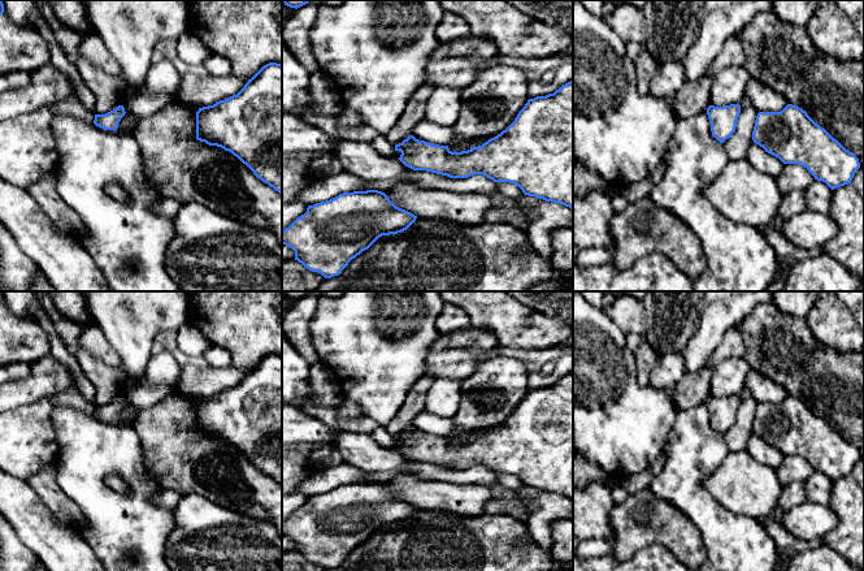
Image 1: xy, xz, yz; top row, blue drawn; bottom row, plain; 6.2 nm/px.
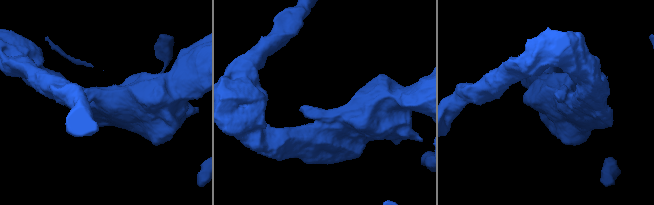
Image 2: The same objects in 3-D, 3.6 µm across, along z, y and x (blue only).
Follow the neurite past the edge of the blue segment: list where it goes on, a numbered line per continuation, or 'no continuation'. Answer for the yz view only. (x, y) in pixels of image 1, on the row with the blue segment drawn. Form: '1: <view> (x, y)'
no continuation

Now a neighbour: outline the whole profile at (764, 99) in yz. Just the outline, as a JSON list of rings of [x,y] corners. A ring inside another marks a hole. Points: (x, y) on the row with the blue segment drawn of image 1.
[[[755,78],[748,81],[744,95],[759,112],[781,112],[789,104],[781,94]]]

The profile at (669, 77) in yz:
[[[669,61],[657,65],[651,78],[648,92],[656,98],[669,98],[676,95],[686,83],[686,70],[683,61]]]

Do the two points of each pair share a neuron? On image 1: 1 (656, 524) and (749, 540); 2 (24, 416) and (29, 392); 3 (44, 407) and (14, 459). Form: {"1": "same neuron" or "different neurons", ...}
{"1": "different neurons", "2": "different neurons", "3": "same neuron"}

